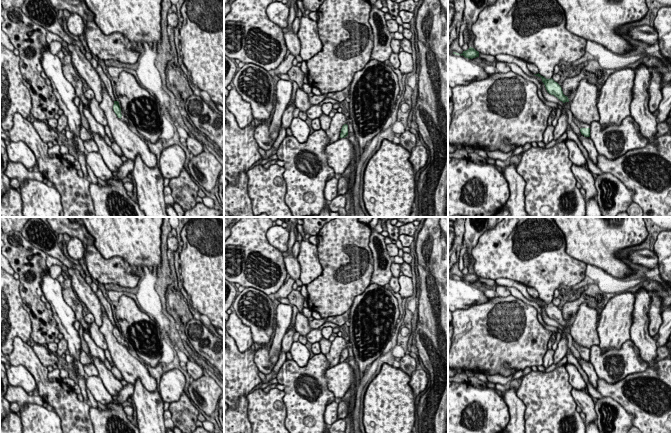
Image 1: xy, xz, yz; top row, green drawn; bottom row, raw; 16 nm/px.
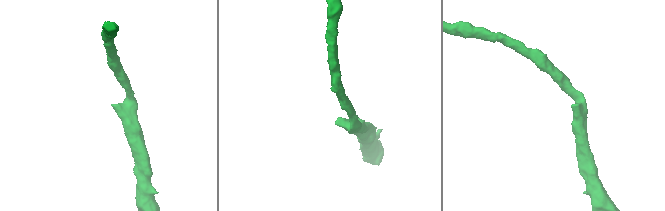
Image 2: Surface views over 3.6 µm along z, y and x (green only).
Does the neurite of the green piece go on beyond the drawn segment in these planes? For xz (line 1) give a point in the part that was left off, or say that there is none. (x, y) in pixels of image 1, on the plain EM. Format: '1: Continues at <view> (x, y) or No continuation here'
1: No continuation here

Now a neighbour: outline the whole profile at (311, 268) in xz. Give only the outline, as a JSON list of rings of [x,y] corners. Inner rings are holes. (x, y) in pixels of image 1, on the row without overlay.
[[[303,239],[300,242],[297,260],[301,268],[300,280],[303,285],[311,283],[322,274],[323,269],[319,262],[317,245]]]

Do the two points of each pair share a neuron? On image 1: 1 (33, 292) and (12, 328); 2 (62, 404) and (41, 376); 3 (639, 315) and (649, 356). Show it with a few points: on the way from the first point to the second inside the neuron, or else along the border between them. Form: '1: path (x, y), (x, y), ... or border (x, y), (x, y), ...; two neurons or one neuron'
1: border (19, 285), (22, 307), (29, 316), (32, 330); two neurons
2: path (57, 397), (43, 383); one neuron
3: path (640, 325), (640, 337), (647, 346); one neuron

